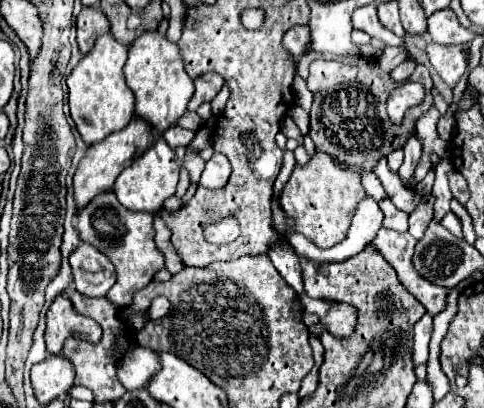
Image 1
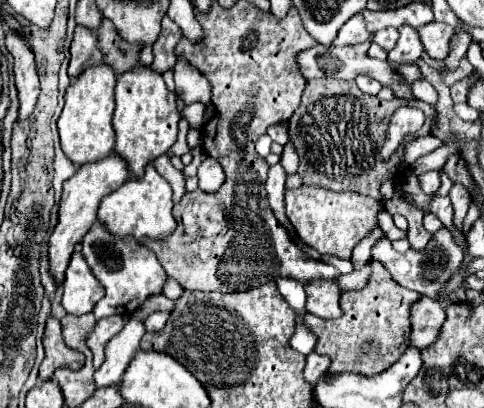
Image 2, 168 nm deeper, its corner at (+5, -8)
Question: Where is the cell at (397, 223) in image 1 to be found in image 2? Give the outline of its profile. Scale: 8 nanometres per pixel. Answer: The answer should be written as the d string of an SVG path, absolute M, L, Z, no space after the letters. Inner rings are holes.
M376 226L364 240L360 240L360 244L354 248L354 254L352 254L352 262L354 262L354 268L356 268L356 270L362 268L362 266L372 258L372 248L374 248L374 244L380 242L382 238L386 238L386 236L384 236L382 228Z

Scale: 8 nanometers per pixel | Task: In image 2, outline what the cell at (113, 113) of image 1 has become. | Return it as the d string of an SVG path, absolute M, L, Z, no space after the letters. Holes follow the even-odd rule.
M98 64L86 68L66 88L66 104L58 118L58 132L64 154L78 166L88 164L92 160L100 160L112 152L112 140L116 140L116 134L112 132L114 86L116 74L112 72L112 68L108 68L108 64Z

